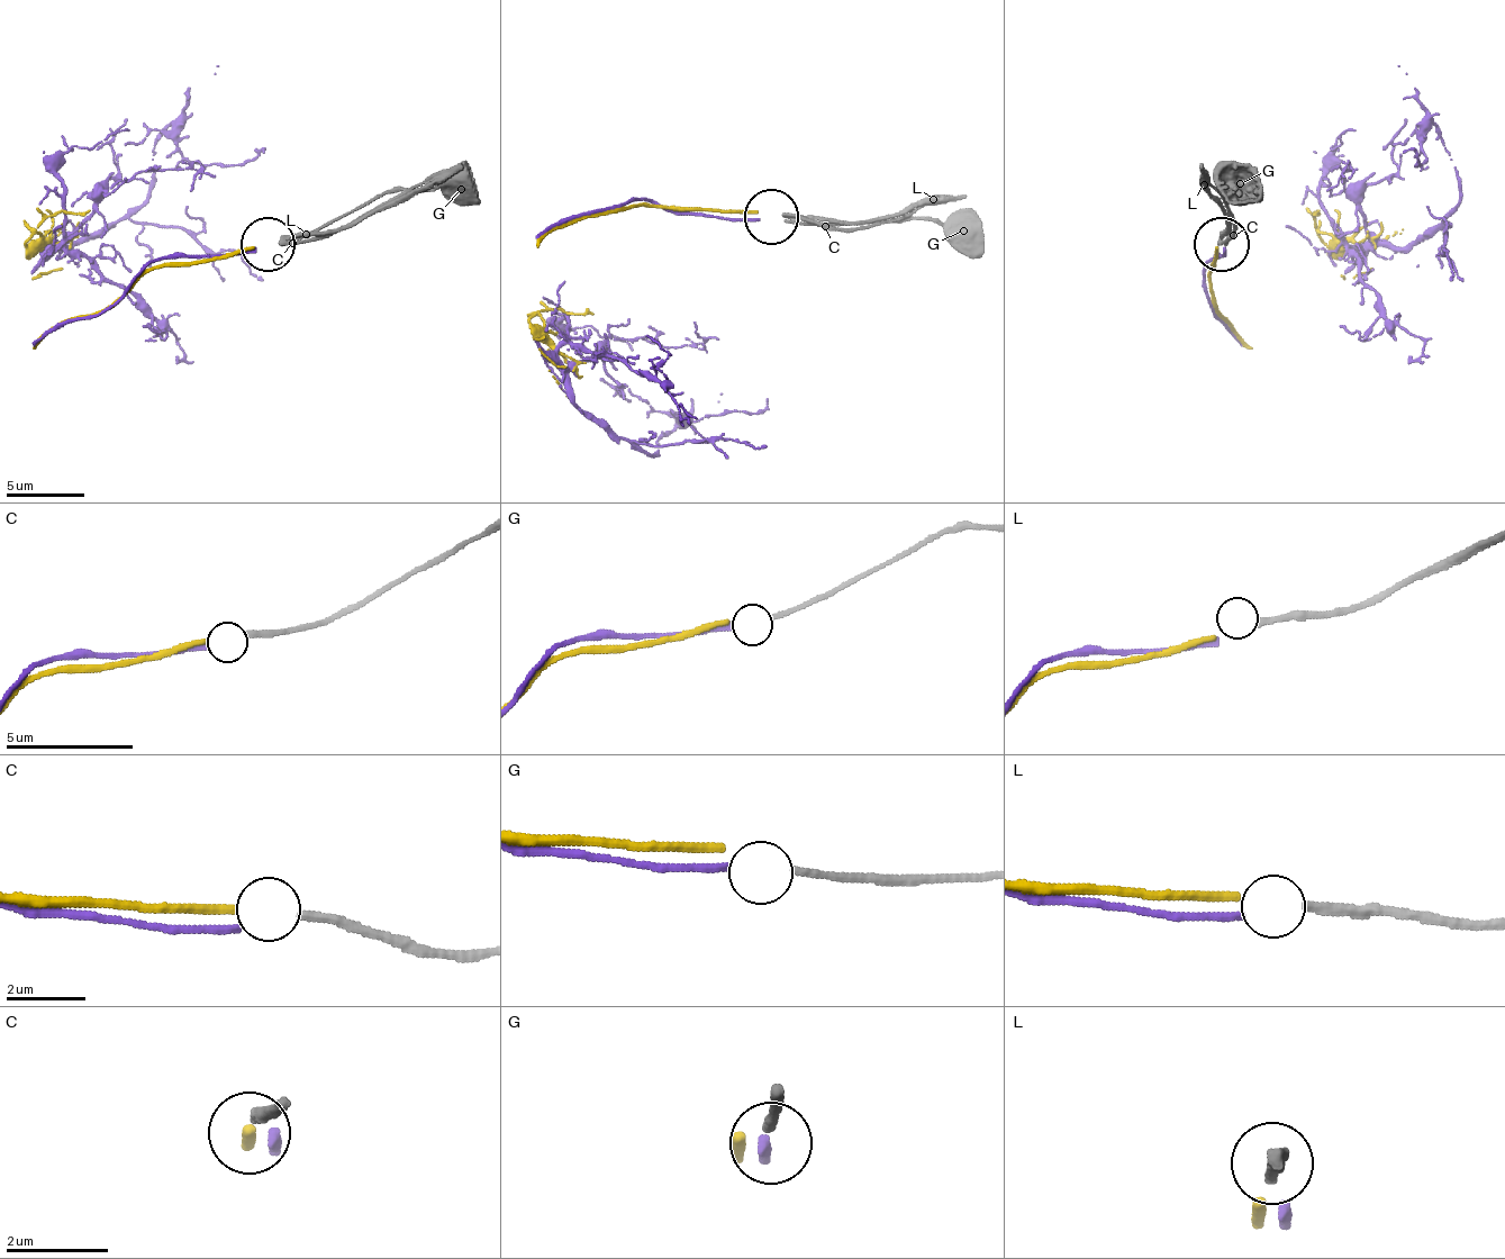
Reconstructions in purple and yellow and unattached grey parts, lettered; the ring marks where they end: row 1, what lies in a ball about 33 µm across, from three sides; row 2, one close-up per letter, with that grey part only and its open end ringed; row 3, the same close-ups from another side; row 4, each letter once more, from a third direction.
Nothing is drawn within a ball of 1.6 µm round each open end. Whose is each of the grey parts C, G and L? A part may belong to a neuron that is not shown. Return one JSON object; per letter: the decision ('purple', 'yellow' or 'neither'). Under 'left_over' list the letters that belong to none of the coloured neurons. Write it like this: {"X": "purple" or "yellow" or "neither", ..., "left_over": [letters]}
{"C": "yellow", "G": "purple", "L": "neither", "left_over": ["L"]}

